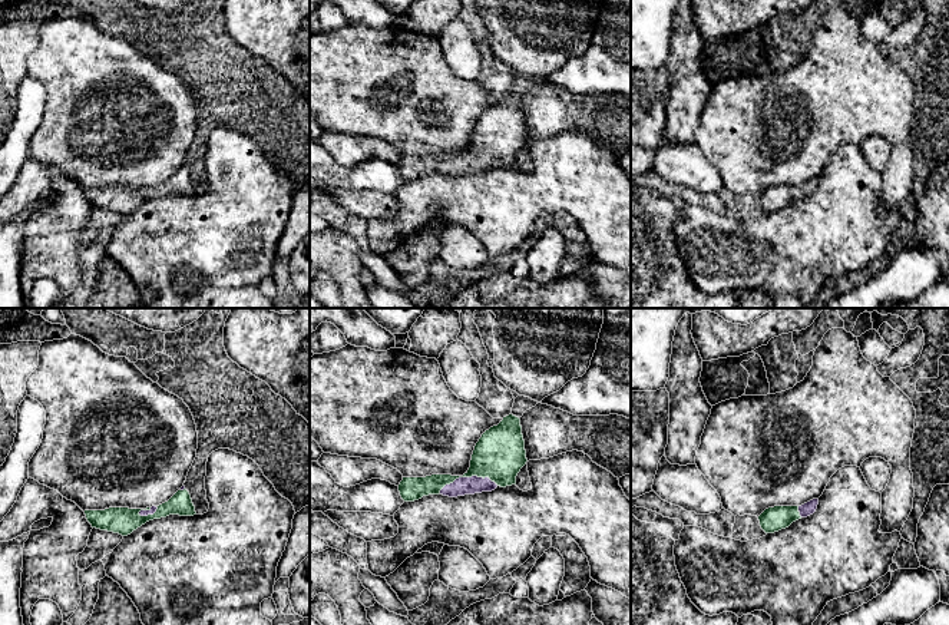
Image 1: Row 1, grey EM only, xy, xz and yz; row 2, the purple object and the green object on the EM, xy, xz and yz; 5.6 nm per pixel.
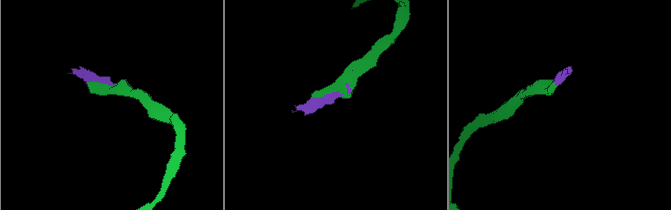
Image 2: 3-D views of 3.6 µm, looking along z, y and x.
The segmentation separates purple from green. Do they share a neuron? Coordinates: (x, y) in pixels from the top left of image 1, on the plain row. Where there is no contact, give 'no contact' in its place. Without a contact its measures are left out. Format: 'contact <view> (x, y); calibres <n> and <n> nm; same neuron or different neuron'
contact xz (468, 156); calibres 100 and 280 nm; same neuron

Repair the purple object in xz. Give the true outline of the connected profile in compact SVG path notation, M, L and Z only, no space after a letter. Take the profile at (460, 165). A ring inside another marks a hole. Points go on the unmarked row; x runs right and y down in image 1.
M509 93L482 113L474 125L470 146L463 155L403 156L399 171L404 181L439 172L457 176L492 171L497 165L516 163L516 155L526 140L520 97Z

